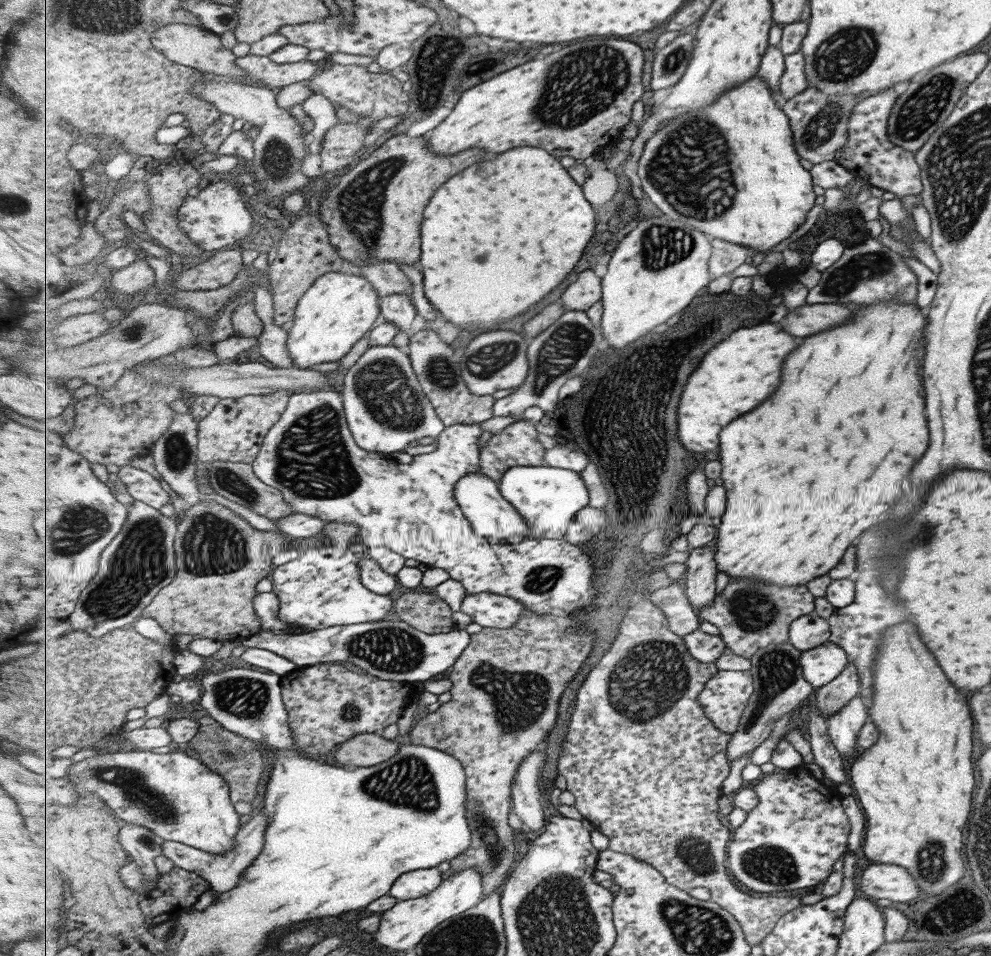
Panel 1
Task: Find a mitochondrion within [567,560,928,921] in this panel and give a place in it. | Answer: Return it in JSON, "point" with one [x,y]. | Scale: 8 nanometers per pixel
{"point":[637,700]}

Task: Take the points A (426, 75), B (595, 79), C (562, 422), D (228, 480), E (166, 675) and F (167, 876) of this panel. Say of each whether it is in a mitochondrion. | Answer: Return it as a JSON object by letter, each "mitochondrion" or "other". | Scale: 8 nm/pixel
{"A":"mitochondrion","B":"mitochondrion","C":"other","D":"mitochondrion","E":"other","F":"other"}

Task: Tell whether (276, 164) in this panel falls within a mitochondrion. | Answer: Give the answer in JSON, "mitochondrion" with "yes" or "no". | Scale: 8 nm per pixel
{"mitochondrion":"yes"}

